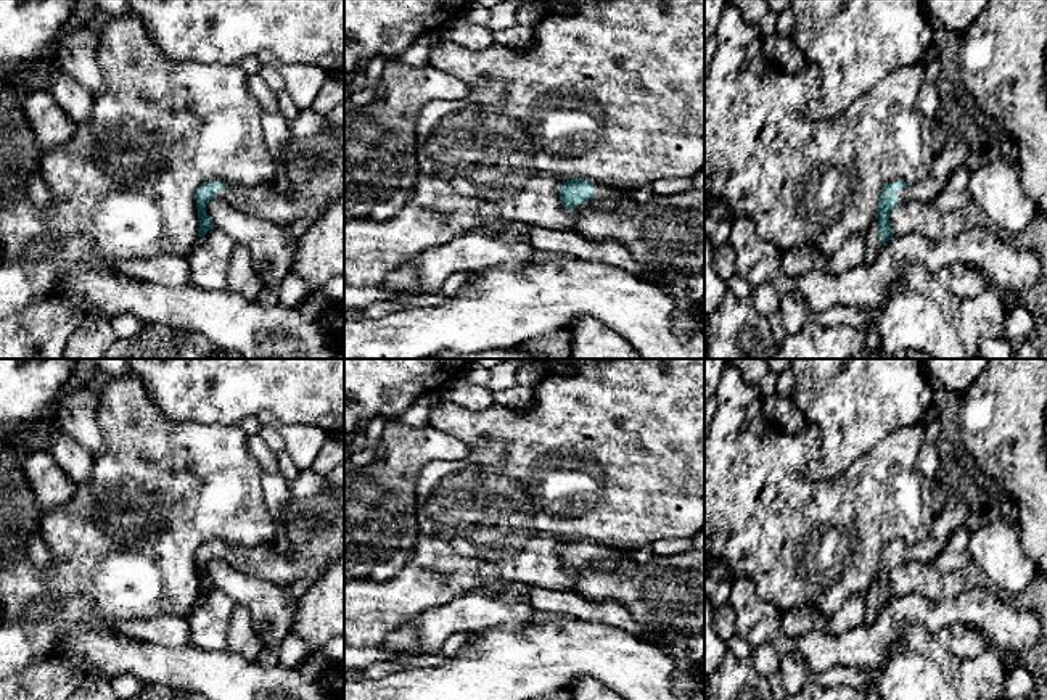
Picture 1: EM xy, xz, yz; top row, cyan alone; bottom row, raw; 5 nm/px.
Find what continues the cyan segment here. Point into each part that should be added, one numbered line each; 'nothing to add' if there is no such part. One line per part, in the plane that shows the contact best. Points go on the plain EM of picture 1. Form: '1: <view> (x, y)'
1: xz (666, 594)

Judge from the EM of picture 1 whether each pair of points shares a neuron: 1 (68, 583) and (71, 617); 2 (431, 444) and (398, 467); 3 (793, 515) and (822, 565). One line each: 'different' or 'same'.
1: different
2: same
3: same

